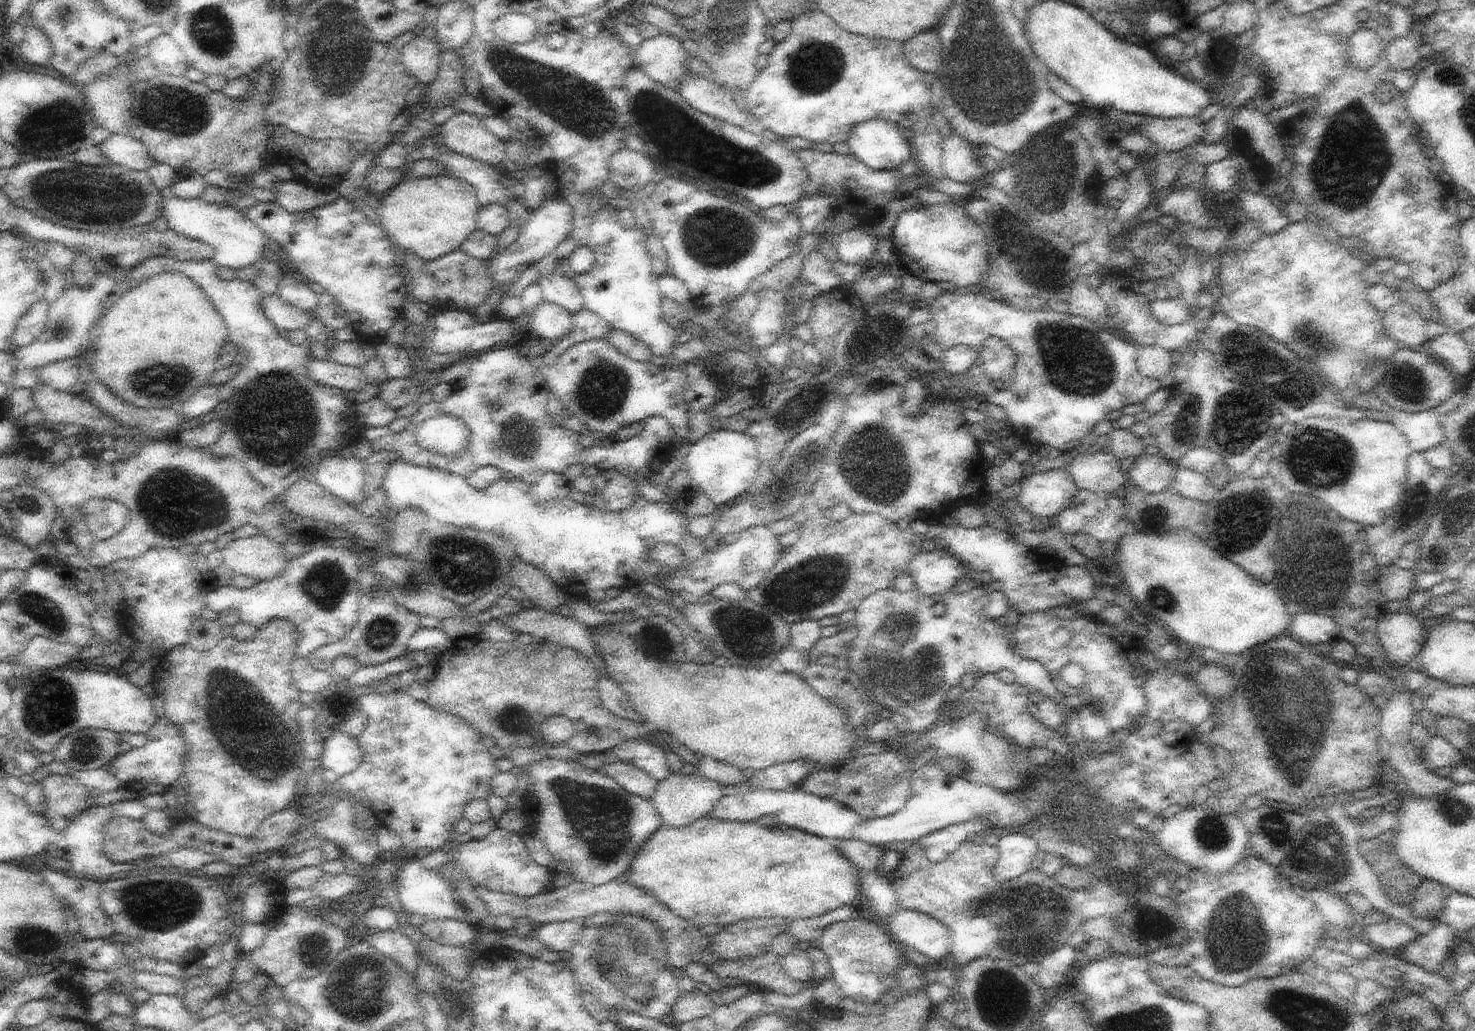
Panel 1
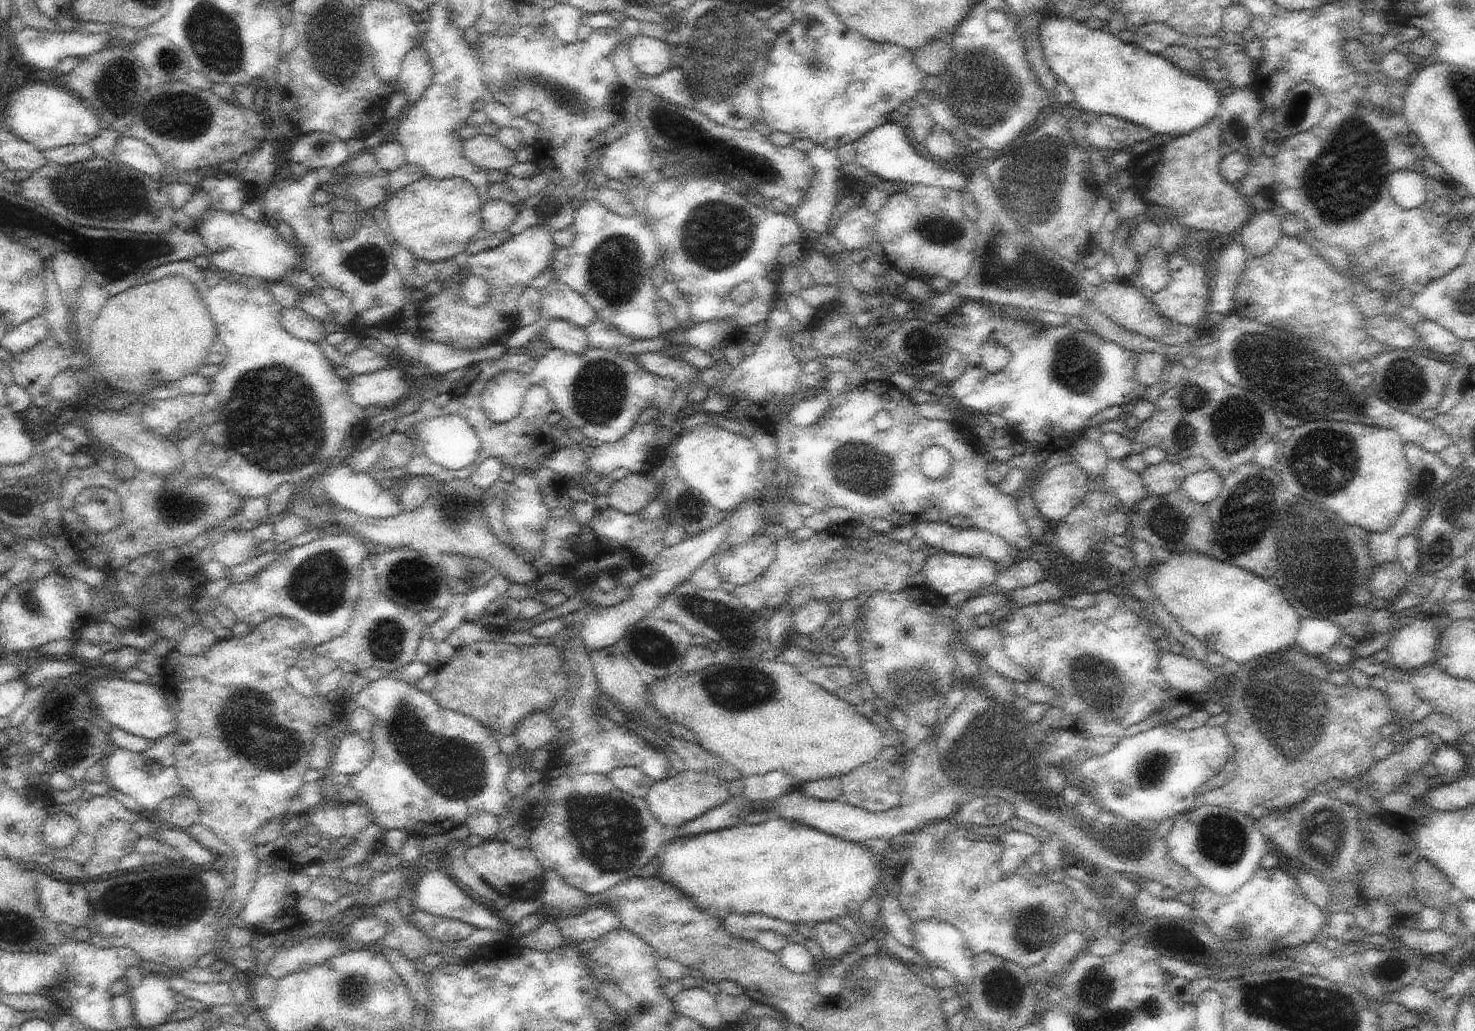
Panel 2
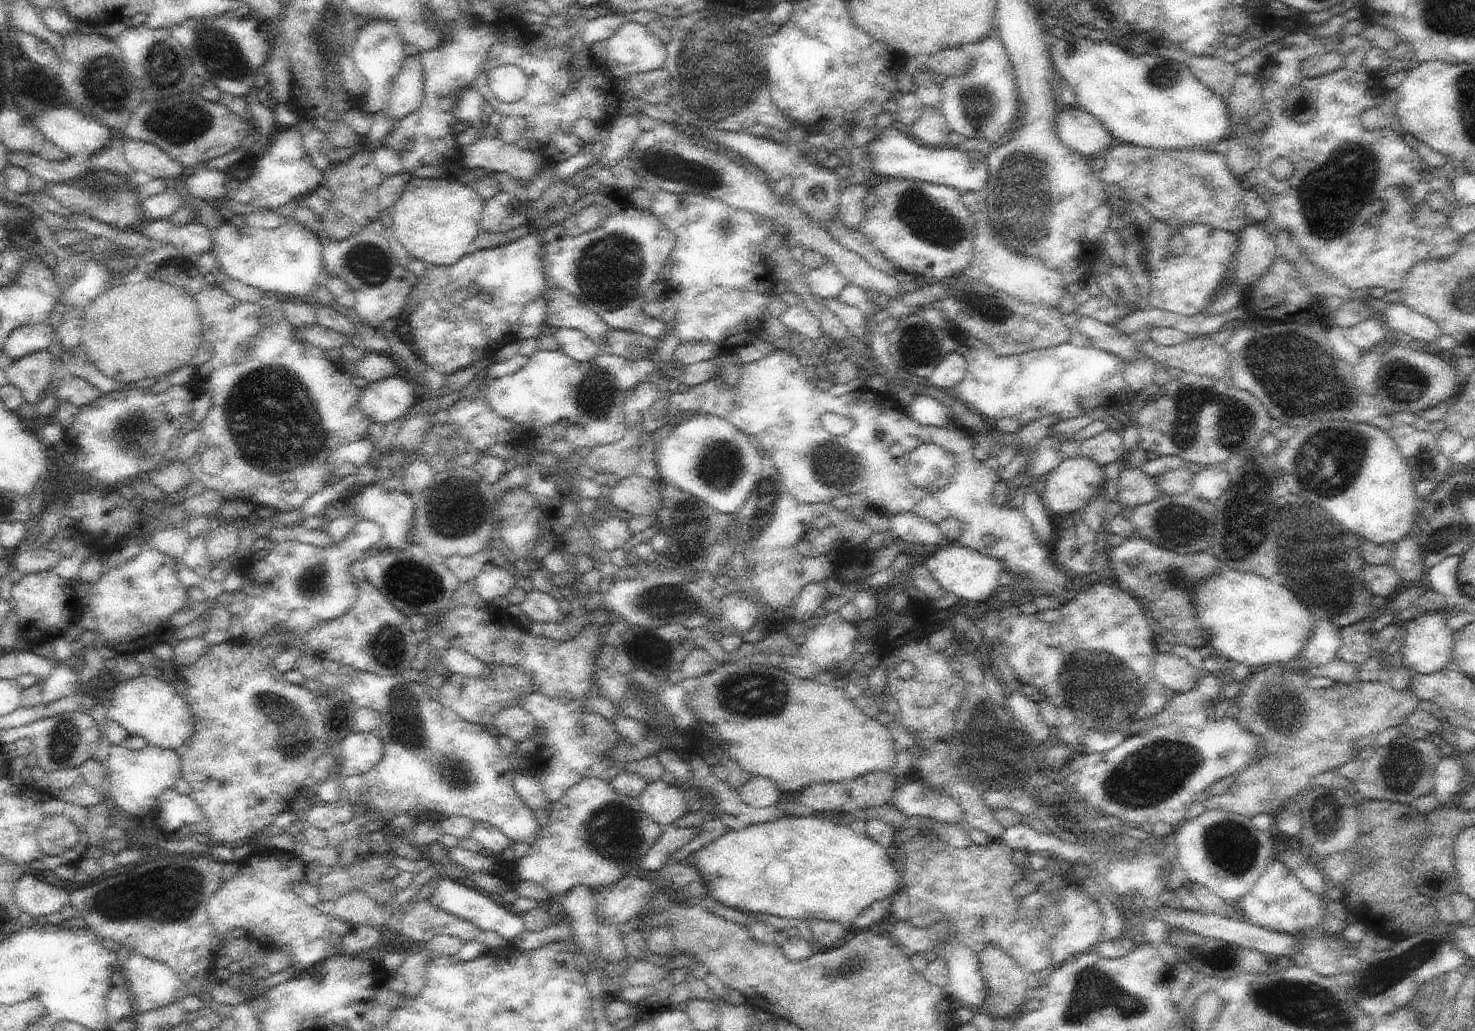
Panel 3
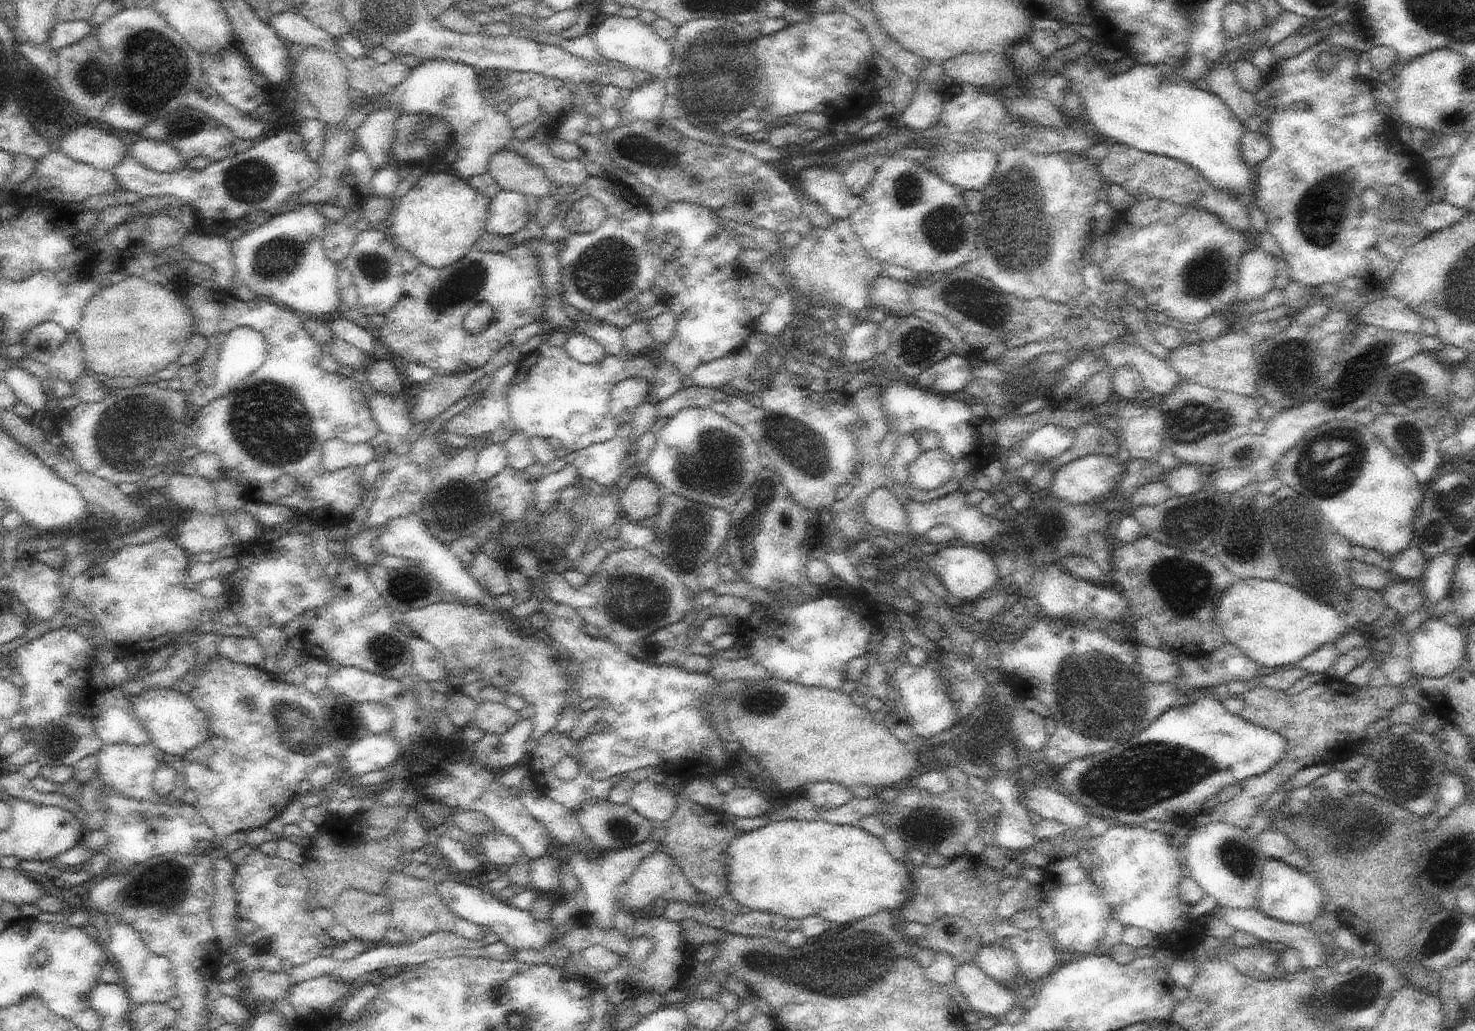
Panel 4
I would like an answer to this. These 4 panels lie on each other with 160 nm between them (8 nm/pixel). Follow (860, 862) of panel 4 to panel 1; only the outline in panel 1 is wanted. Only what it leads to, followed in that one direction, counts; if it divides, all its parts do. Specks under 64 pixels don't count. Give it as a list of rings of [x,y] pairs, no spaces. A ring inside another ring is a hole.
[[[706,815],[682,828],[662,823],[634,855],[623,879],[650,892],[678,916],[702,928],[708,924],[729,925],[760,917],[811,919],[844,905],[852,906],[863,897],[857,874],[853,862],[829,839],[784,824],[765,827],[756,822],[727,821]]]

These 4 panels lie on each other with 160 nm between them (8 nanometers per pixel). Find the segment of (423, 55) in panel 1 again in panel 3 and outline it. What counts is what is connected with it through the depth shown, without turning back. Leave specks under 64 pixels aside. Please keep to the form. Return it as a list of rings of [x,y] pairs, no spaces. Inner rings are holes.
[[[419,53],[408,55],[396,77],[387,107],[388,116],[398,124],[424,102],[426,75]]]

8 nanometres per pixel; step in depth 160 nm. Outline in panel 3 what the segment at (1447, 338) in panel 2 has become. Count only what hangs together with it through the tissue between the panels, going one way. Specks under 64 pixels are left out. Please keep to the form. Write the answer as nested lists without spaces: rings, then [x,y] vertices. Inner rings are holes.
[[[1391,303],[1386,311],[1378,313],[1392,333],[1402,332],[1409,335],[1410,342],[1436,344],[1445,334],[1437,322],[1408,308],[1404,303]]]

